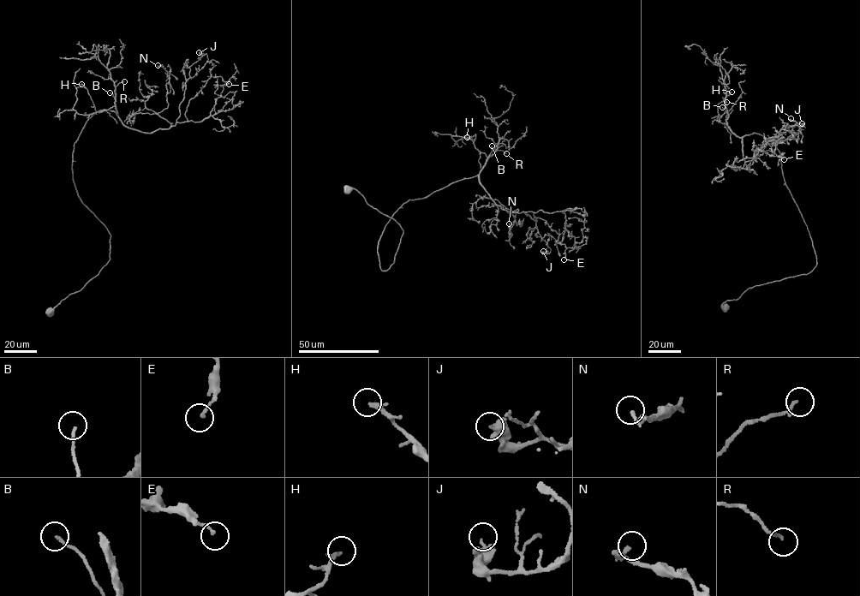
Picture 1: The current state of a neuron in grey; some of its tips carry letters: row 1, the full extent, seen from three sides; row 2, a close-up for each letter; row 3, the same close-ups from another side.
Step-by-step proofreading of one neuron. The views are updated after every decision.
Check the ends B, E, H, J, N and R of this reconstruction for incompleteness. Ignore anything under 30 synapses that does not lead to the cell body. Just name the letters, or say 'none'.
none

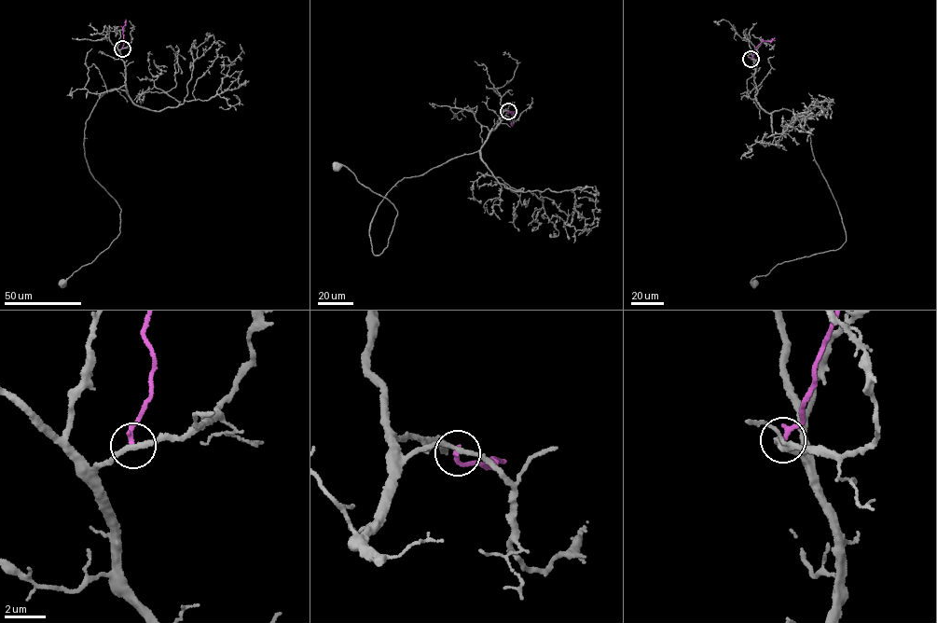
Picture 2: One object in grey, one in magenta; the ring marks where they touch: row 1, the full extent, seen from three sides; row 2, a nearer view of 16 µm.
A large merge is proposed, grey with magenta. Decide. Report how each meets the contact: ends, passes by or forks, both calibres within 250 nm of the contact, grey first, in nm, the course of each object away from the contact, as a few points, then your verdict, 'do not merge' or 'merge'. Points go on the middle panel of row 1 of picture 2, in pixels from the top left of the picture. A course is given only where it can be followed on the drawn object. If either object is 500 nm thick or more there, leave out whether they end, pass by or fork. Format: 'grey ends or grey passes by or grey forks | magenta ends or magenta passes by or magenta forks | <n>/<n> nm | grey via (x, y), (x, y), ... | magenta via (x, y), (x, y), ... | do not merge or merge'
grey passes by | magenta ends | 240/240 nm | grey via (508, 111), (475, 152), (405, 177), (387, 193), (369, 228), (378, 256), (396, 209), (350, 169), (335, 165) | magenta via (508, 111), (513, 111), (512, 126) | do not merge

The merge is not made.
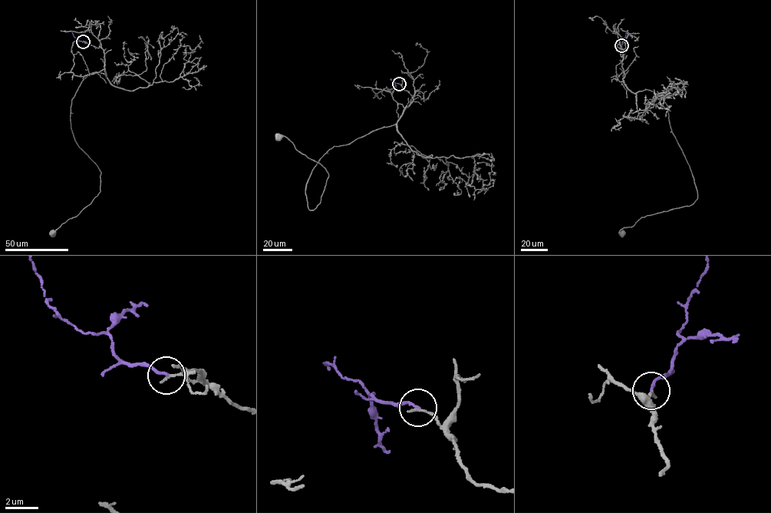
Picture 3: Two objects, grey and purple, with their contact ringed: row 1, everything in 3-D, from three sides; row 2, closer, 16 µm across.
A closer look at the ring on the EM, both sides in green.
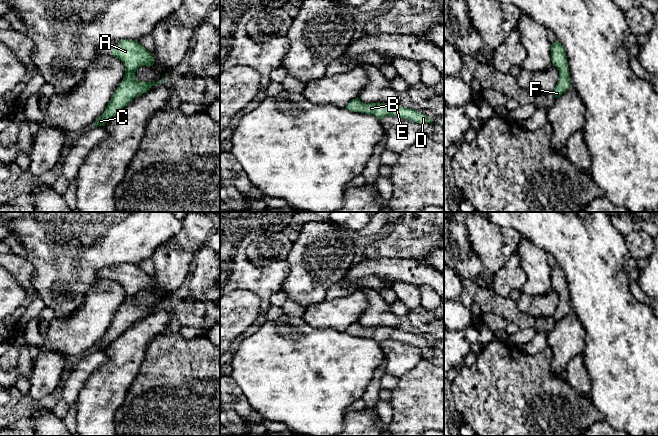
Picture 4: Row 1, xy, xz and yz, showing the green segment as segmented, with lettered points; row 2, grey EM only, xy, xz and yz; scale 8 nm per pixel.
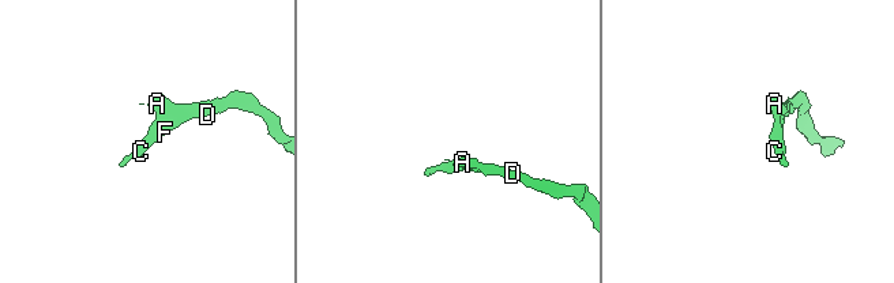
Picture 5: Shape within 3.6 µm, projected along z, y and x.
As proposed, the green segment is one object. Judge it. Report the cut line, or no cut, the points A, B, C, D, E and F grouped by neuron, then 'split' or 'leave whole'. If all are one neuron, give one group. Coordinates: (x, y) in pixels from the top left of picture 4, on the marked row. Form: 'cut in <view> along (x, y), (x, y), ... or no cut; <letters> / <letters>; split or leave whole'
no cut; A B C D E F; leave whole

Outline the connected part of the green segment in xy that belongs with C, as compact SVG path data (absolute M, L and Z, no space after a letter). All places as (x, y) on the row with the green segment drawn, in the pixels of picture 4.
M122 39L120 43L114 47L111 56L119 58L125 67L125 77L123 78L122 82L119 84L118 88L114 91L113 96L108 103L104 113L96 119L93 125L95 126L105 126L105 124L119 111L121 111L125 106L127 106L134 98L138 97L139 95L148 92L148 90L152 86L156 86L162 81L164 81L168 75L165 74L165 78L159 80L158 82L146 82L146 81L138 81L135 76L135 72L137 69L143 65L145 66L152 66L155 62L154 57L152 56L151 52L140 45L137 41L131 39Z

